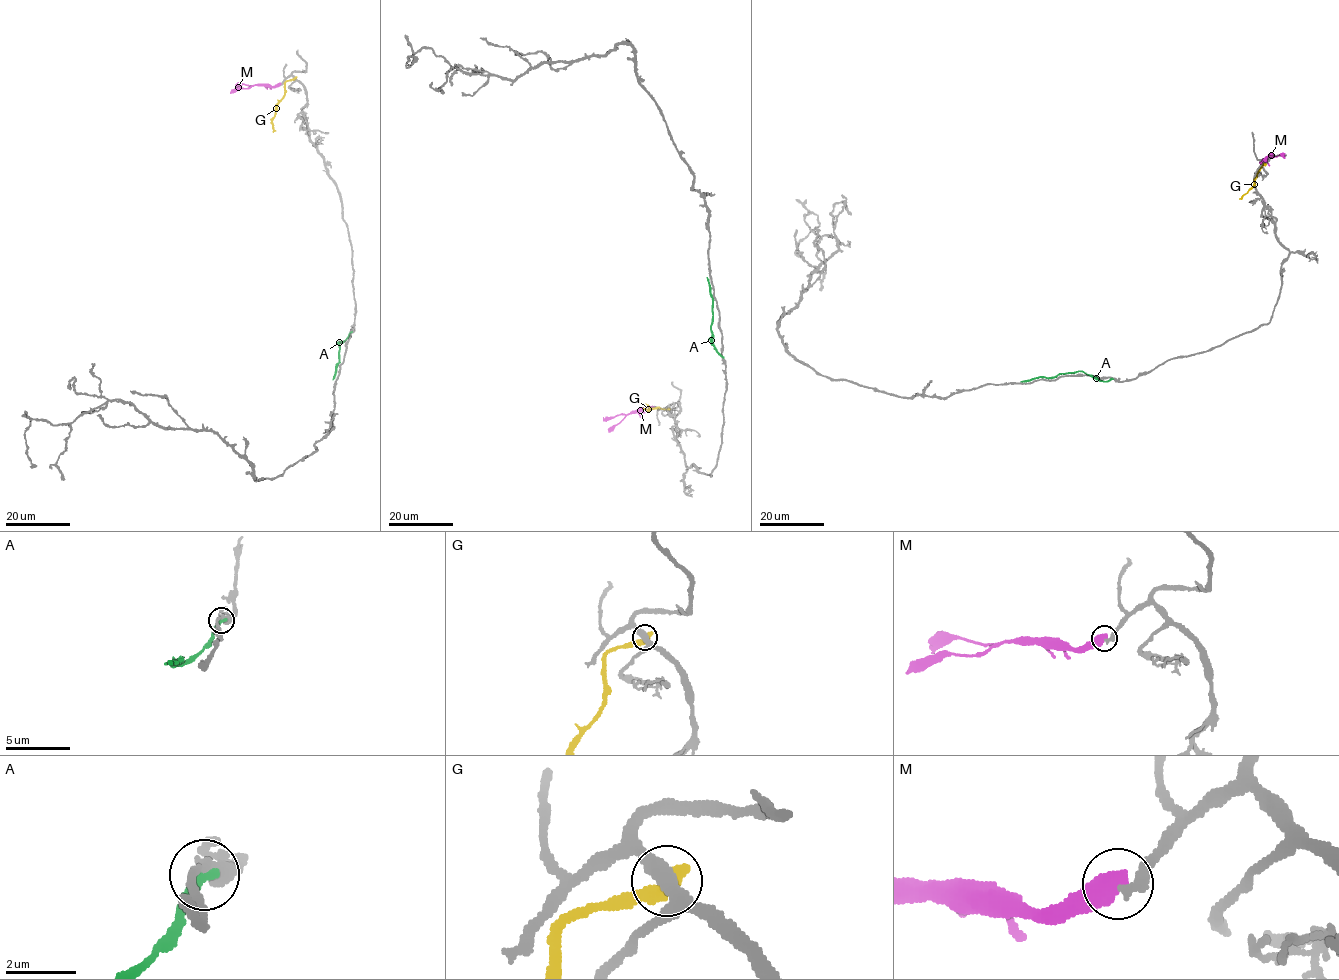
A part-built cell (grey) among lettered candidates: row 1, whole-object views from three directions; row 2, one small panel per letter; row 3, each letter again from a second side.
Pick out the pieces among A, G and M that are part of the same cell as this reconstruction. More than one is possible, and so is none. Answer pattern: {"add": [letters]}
{"add": []}

